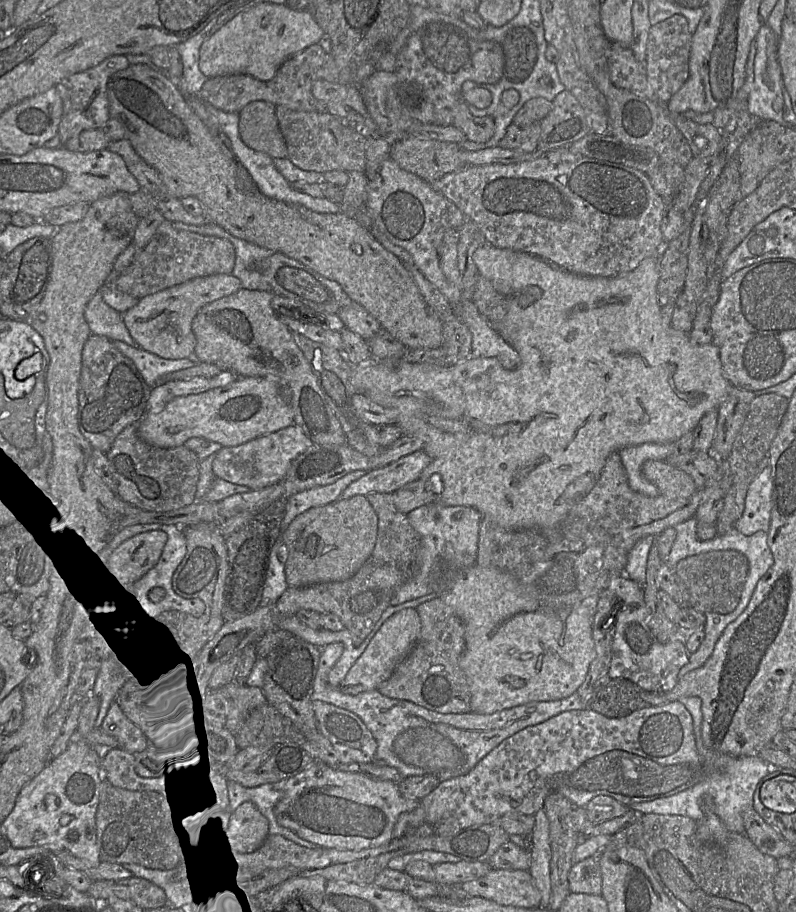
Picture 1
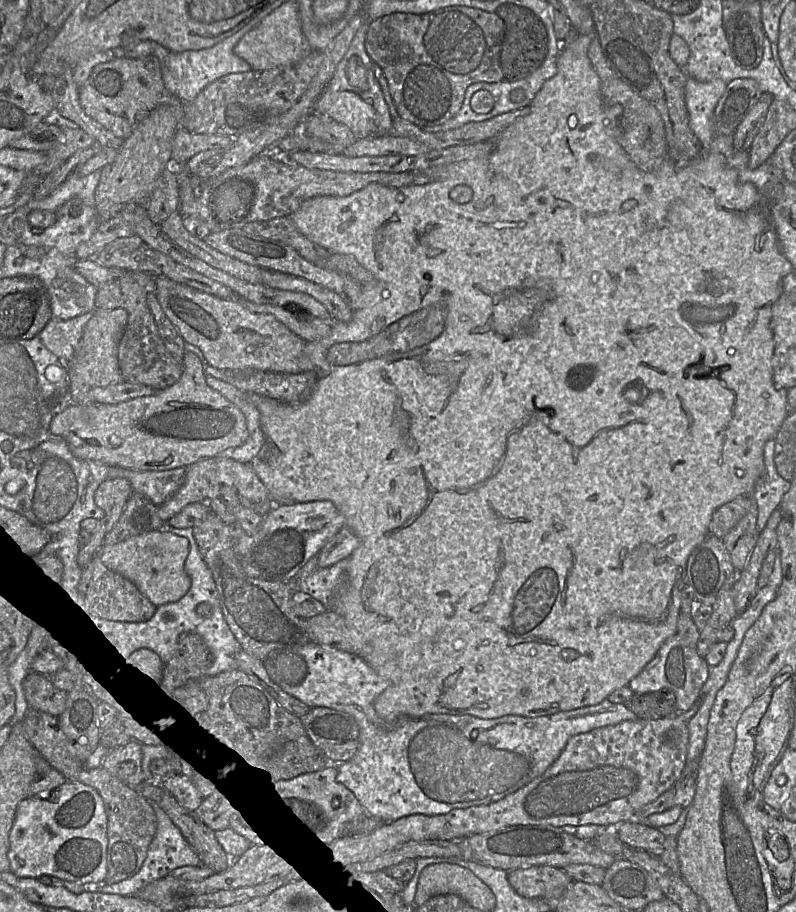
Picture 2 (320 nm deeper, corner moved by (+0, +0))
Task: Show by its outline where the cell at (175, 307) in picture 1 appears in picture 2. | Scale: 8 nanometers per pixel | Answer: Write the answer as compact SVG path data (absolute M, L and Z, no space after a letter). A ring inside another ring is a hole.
M185 352L183 368L179 381L150 396L118 404L71 404L54 415L50 432L62 437L73 455L80 460L137 471L165 471L188 467L200 460L227 454L243 445L249 432L242 411L206 384L206 376L209 375L204 372L203 364L193 352Z

